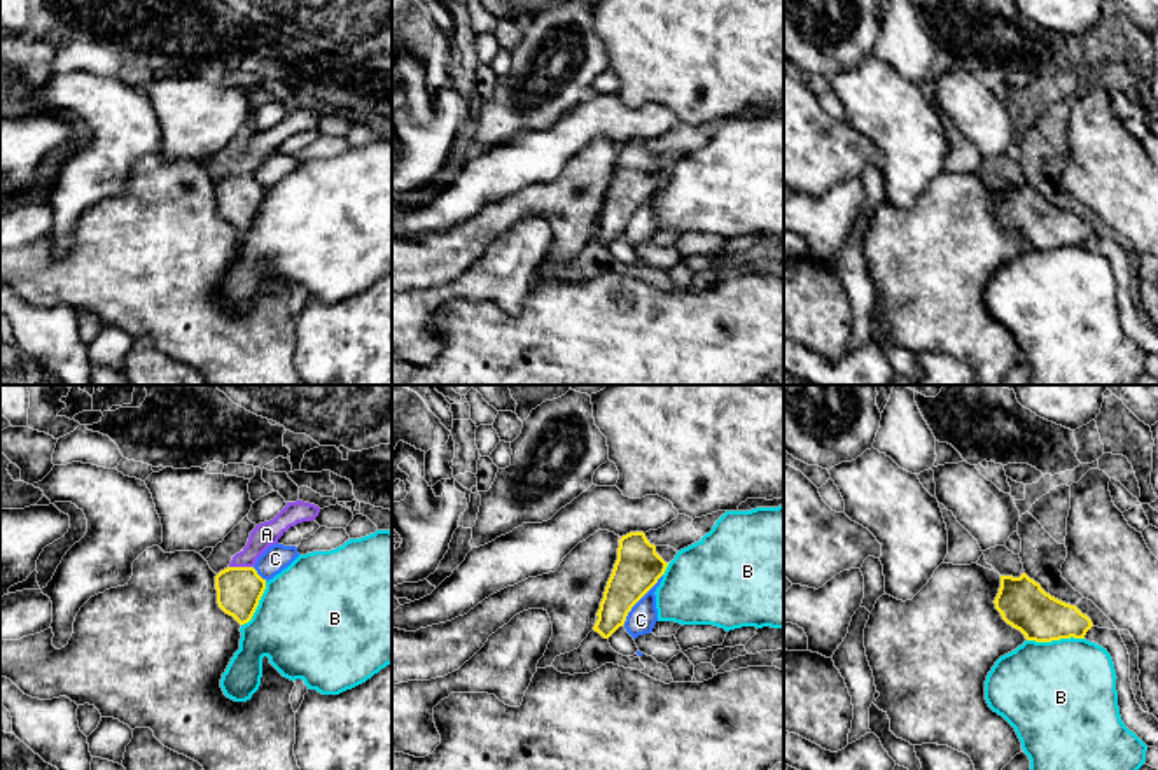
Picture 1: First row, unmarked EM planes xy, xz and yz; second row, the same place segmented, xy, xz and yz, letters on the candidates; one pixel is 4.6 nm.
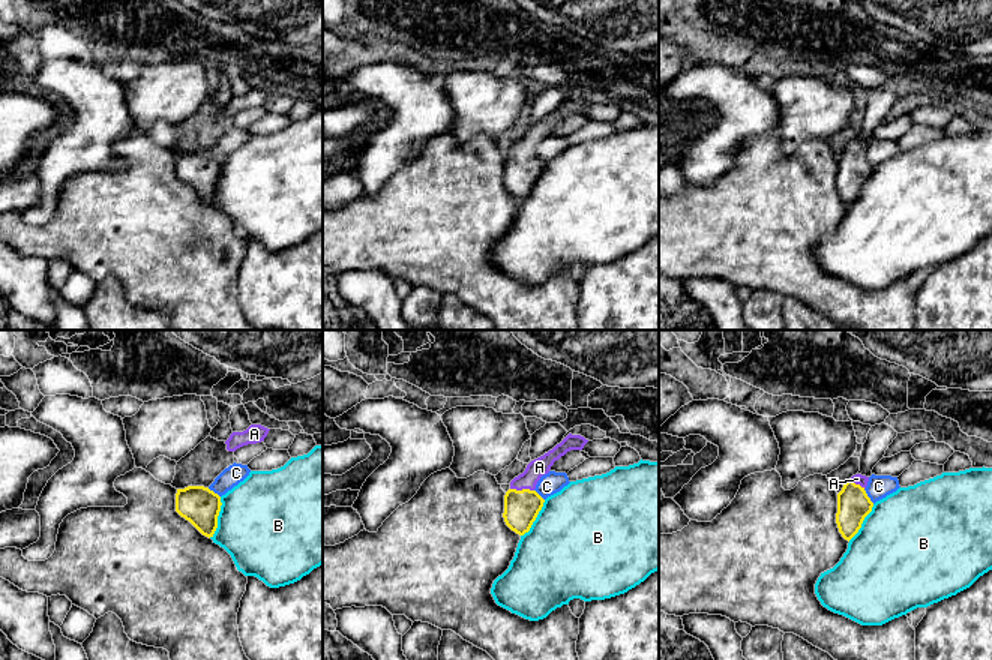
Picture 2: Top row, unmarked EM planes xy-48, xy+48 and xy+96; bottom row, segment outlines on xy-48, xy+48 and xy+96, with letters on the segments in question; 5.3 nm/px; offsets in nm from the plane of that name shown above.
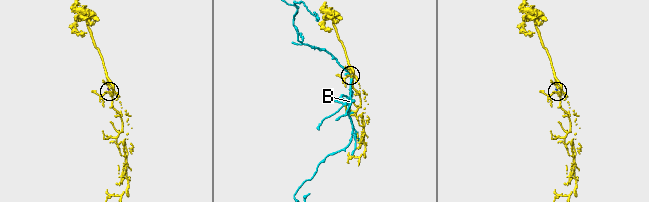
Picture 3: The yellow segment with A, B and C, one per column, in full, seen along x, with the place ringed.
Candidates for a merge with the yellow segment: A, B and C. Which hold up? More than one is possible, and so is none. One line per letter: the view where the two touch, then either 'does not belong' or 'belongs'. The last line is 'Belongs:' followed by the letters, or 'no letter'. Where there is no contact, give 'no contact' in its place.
A: meets yellow in xy; belongs
B: meets yellow in yz; does not belong
C: meets yellow in xz; does not belong
Belongs: A

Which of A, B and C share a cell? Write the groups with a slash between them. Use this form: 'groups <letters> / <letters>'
groups A / B / C

